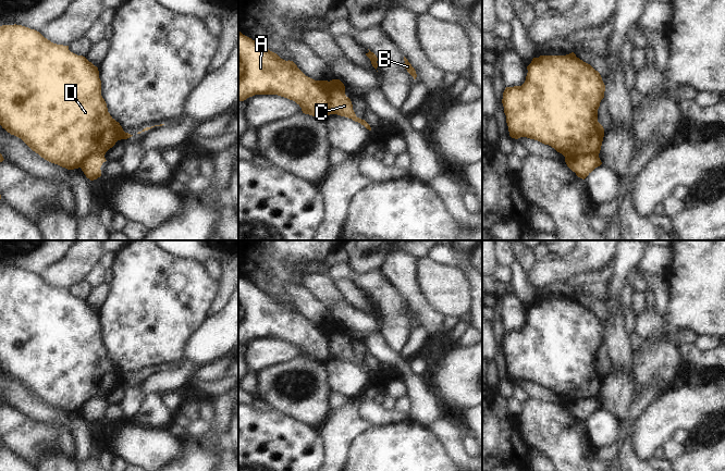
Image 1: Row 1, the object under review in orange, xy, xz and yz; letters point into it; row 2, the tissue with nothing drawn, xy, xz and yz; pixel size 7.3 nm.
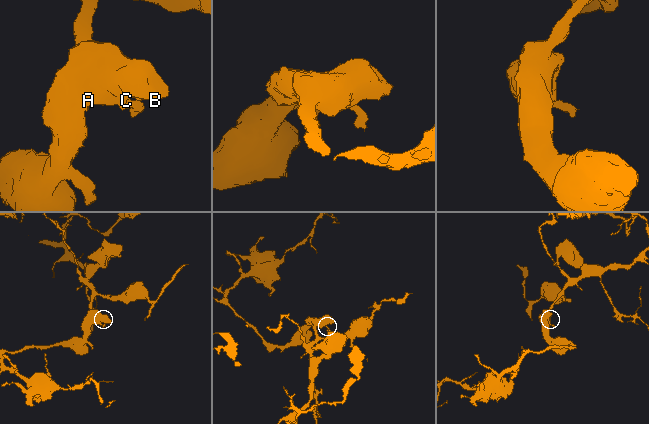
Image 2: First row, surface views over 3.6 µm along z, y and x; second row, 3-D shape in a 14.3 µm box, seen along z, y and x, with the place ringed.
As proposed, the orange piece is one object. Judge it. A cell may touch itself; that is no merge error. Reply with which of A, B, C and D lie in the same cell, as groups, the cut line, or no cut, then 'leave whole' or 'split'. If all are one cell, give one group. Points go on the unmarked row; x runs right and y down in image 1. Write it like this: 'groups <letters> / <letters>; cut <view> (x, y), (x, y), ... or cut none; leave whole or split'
groups A B D / C; cut xz (332, 324), (331, 343), (329, 345), (331, 357); split

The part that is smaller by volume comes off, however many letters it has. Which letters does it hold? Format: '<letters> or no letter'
C

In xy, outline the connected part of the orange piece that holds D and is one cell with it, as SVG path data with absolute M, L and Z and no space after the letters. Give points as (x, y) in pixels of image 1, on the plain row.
M16 268L0 270L0 369L11 379L21 382L33 395L45 404L67 413L81 411L83 406L89 400L105 399L118 384L127 383L133 380L125 376L120 367L108 356L107 347L101 339L101 324L97 310L85 300L71 296L69 289L53 287L39 275Z

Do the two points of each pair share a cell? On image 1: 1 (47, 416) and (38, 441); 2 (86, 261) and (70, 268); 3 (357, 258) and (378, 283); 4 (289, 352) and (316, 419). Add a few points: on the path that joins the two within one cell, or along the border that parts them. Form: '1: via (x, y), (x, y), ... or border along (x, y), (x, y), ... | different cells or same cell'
1: border along (21, 412), (69, 430) | different cells
2: via (82, 261), (74, 265) | same cell
3: border along (379, 269), (352, 275) | different cells
4: border along (302, 356), (273, 363), (267, 368) | different cells

